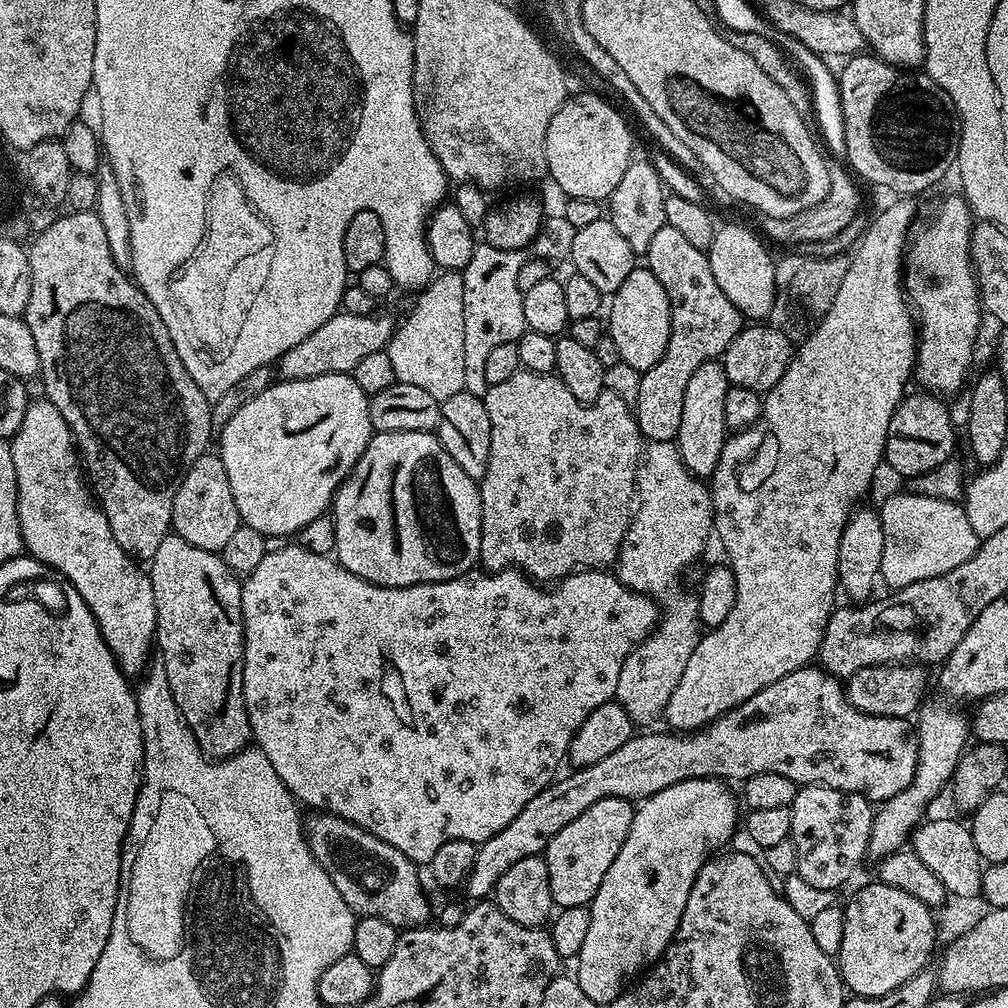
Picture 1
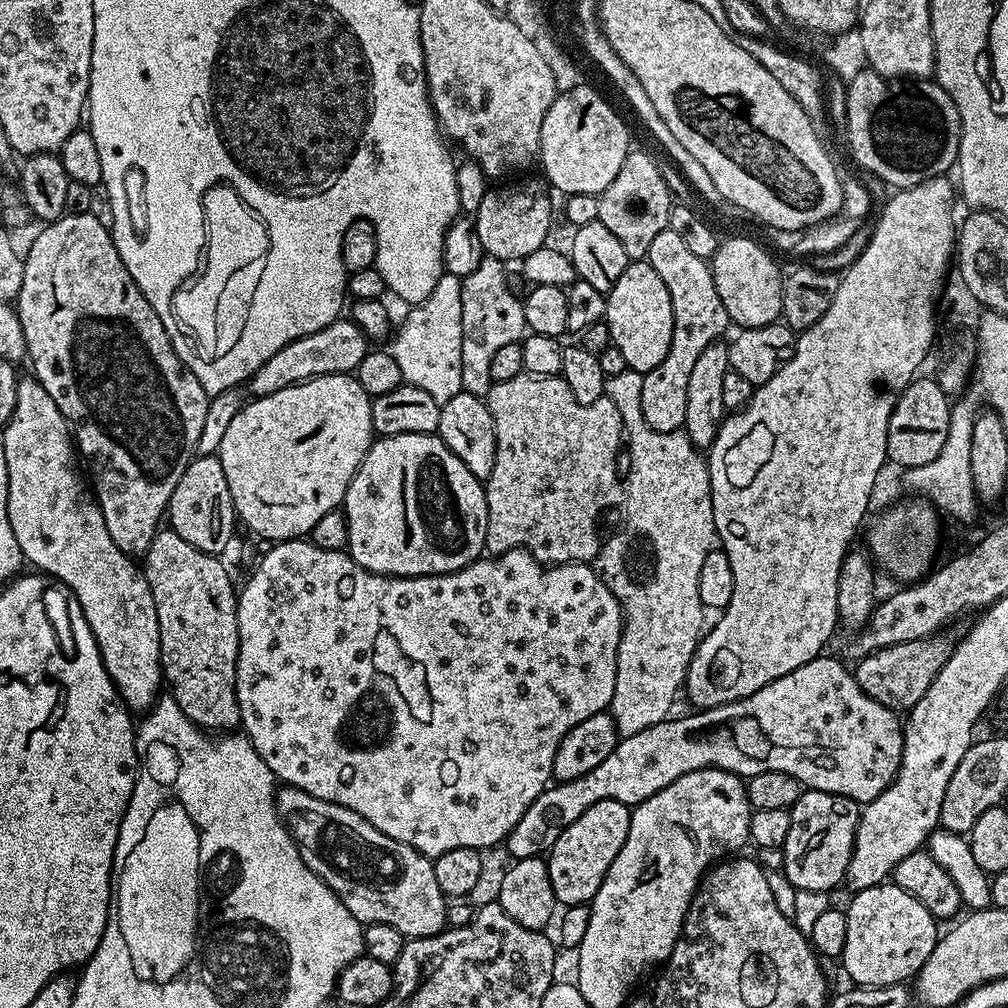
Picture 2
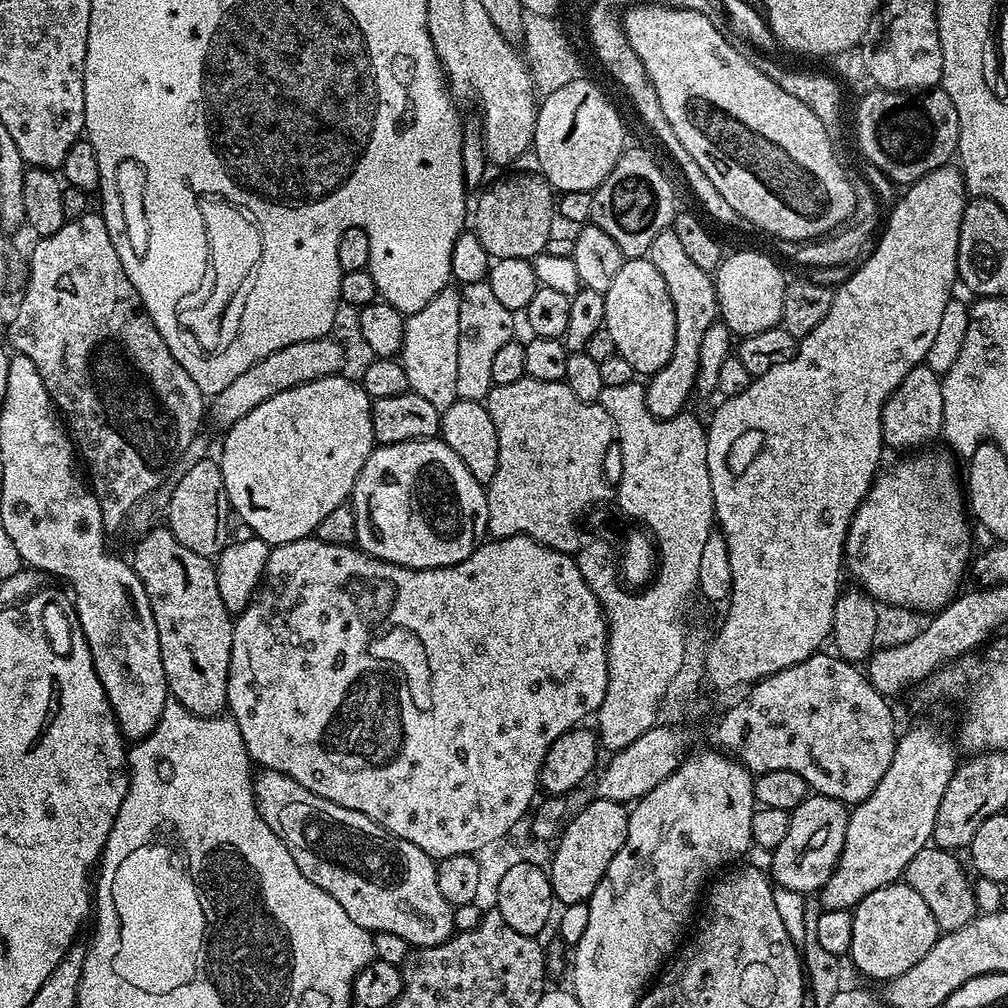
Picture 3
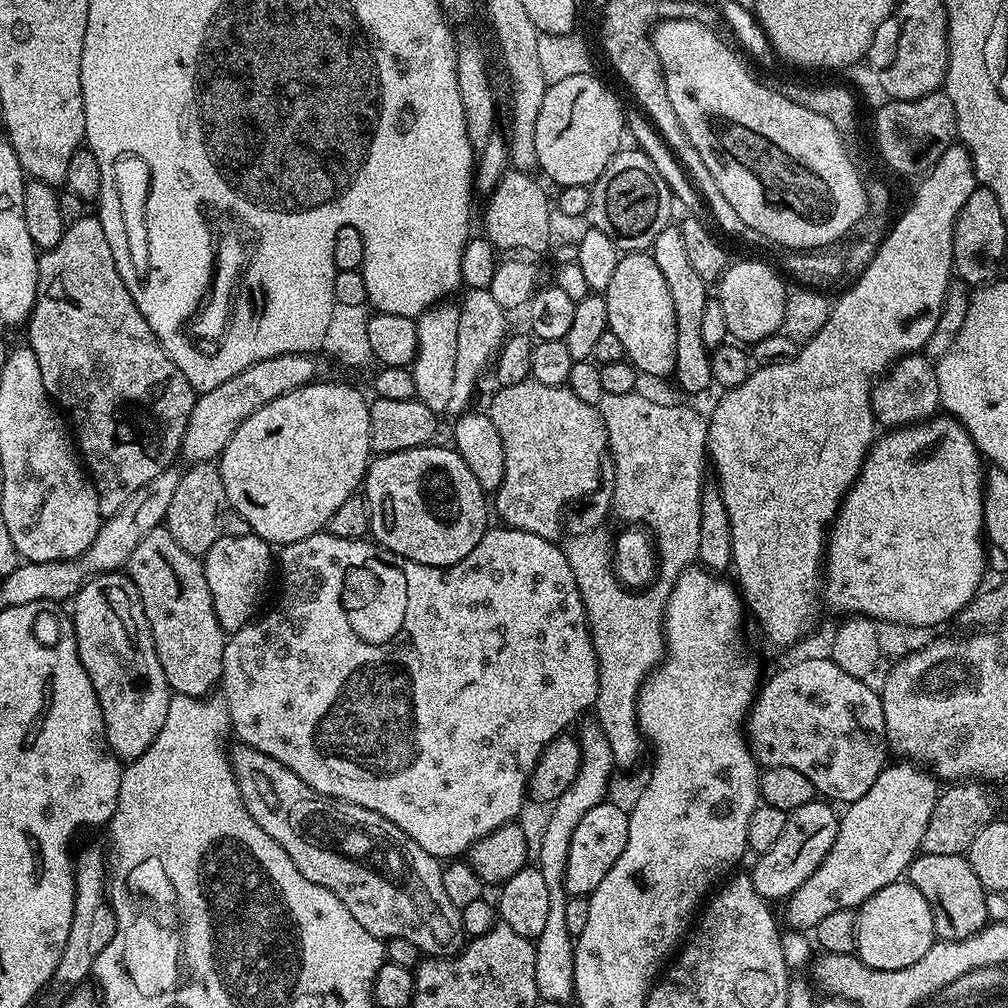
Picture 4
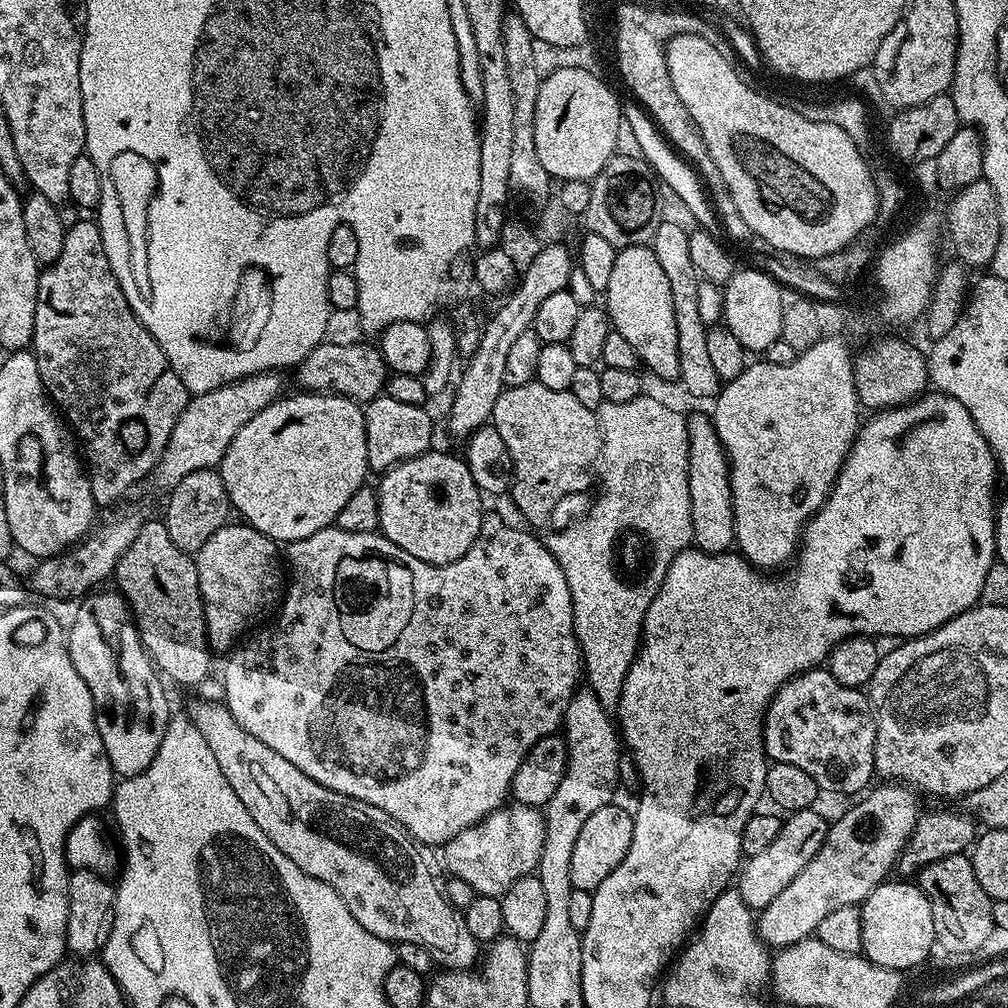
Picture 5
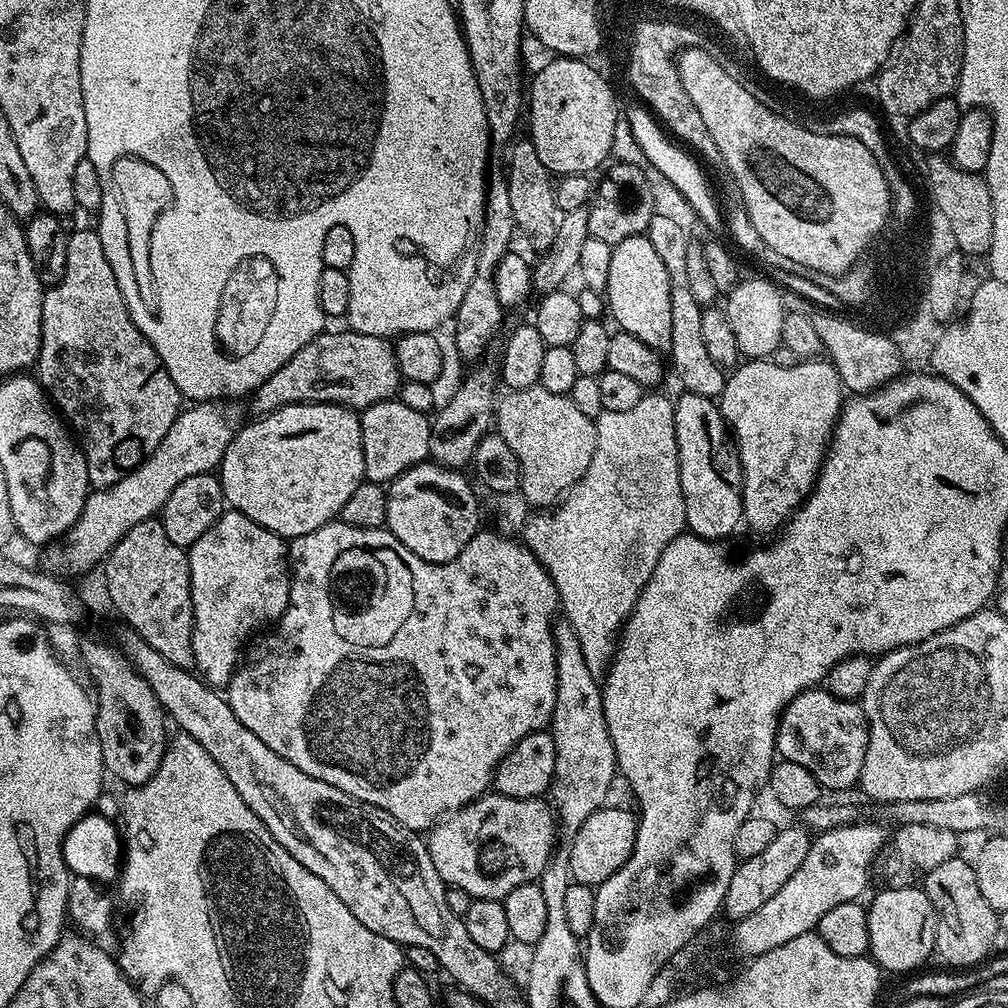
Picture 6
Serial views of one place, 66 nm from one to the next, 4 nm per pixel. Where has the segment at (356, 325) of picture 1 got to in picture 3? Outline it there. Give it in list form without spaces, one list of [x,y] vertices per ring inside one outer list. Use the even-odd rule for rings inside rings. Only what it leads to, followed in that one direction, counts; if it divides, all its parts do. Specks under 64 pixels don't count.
[[[331,335],[323,336],[310,342],[294,342],[294,346],[282,346],[270,358],[262,358],[262,362],[254,362],[250,370],[234,378],[226,390],[211,397],[210,416],[216,419],[220,430],[227,430],[234,422],[246,418],[254,406],[262,406],[266,398],[274,398],[274,394],[282,394],[282,390],[290,390],[294,386],[302,386],[306,382],[321,380],[327,376],[335,376],[344,364],[344,348]]]

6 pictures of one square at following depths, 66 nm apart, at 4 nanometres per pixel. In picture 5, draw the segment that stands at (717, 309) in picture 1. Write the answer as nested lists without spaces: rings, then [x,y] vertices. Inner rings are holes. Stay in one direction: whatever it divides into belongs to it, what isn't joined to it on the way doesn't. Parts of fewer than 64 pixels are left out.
[[[668,218],[661,219],[658,230],[654,230],[650,247],[654,250],[654,258],[662,266],[670,282],[670,295],[674,298],[674,322],[678,322],[678,366],[680,367],[679,383],[692,396],[715,397],[720,391],[722,382],[714,371],[714,362],[710,358],[710,349],[706,346],[706,334],[709,325],[702,322],[698,315],[698,282],[700,277],[690,262],[689,229]]]

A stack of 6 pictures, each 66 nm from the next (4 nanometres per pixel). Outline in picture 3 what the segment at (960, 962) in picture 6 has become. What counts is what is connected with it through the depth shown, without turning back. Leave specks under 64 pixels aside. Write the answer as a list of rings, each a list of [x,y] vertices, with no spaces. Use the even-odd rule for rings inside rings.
[[[923,848],[918,850],[918,854],[914,854],[914,858],[910,858],[910,866],[906,866],[902,877],[903,883],[908,884],[914,894],[919,894],[926,906],[930,906],[930,914],[934,914],[934,922],[941,933],[958,930],[978,915],[973,881],[968,880],[969,869],[964,869],[956,856],[959,855],[947,848]]]

